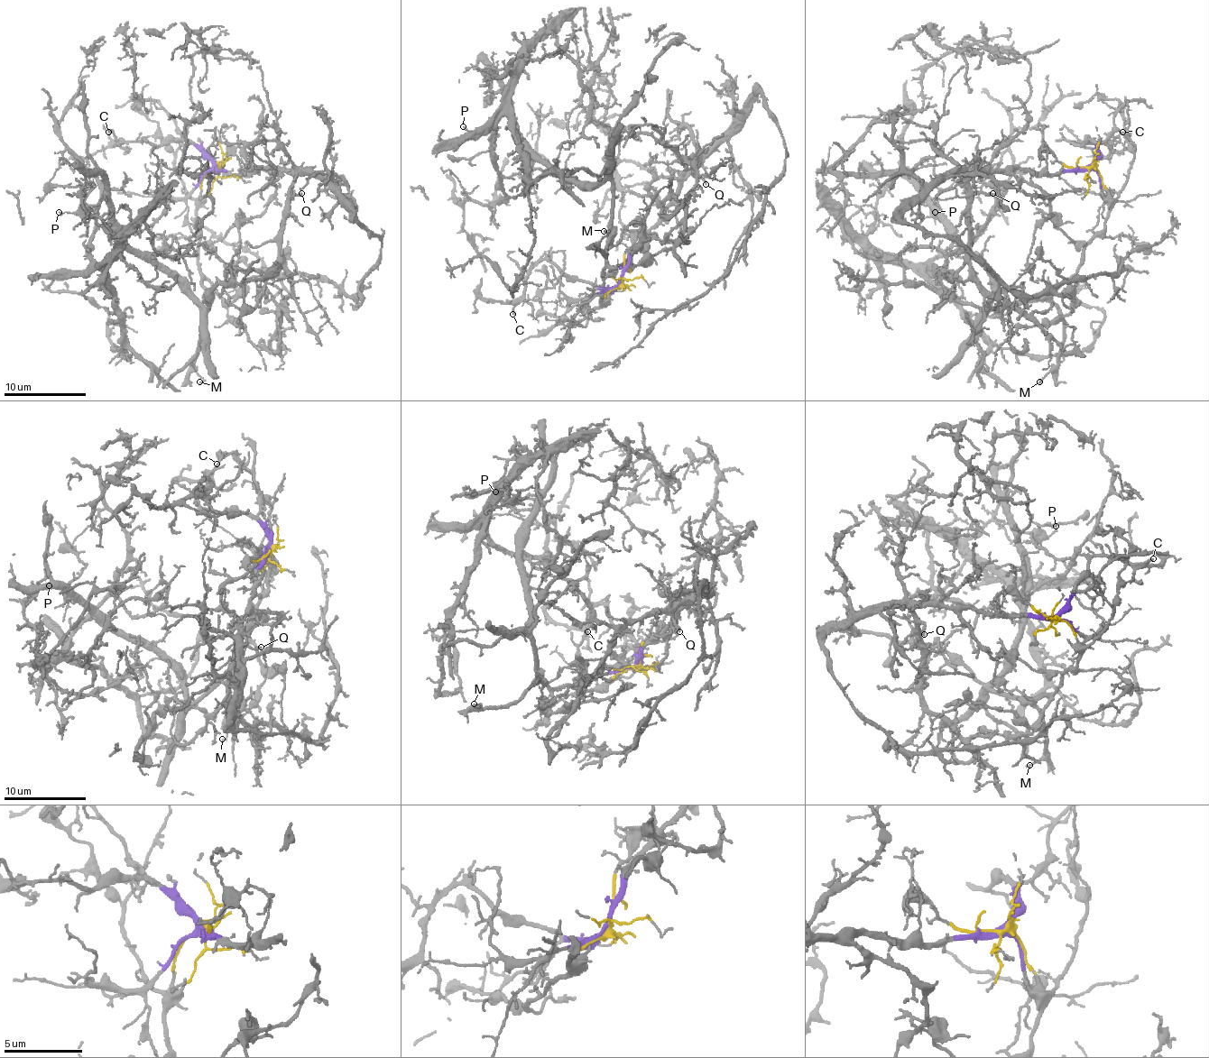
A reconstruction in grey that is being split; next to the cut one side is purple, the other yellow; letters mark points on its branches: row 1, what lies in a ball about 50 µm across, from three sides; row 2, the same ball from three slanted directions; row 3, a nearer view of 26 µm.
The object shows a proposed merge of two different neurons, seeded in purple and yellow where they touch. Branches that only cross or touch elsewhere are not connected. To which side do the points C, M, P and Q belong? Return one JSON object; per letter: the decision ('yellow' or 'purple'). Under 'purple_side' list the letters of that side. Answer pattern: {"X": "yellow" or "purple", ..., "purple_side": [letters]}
{"C": "purple", "M": "yellow", "P": "yellow", "Q": "purple", "purple_side": ["C", "Q"]}

